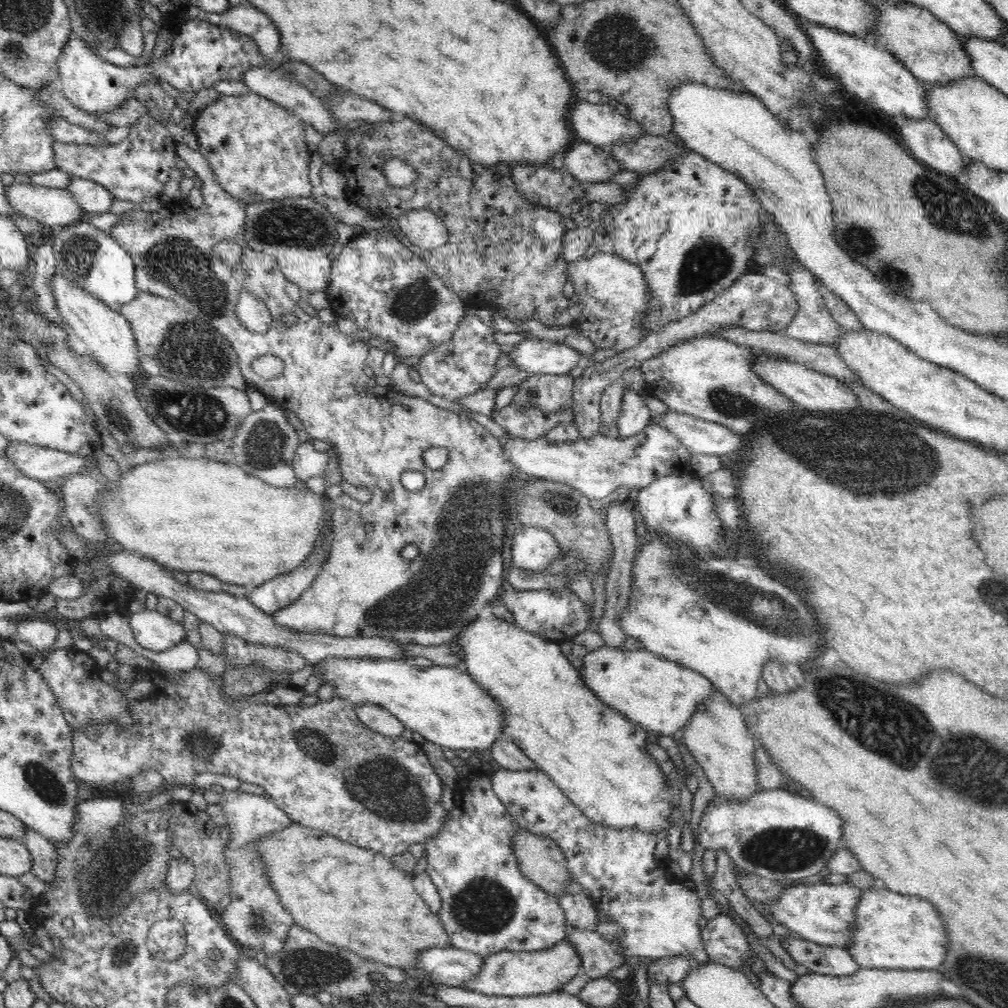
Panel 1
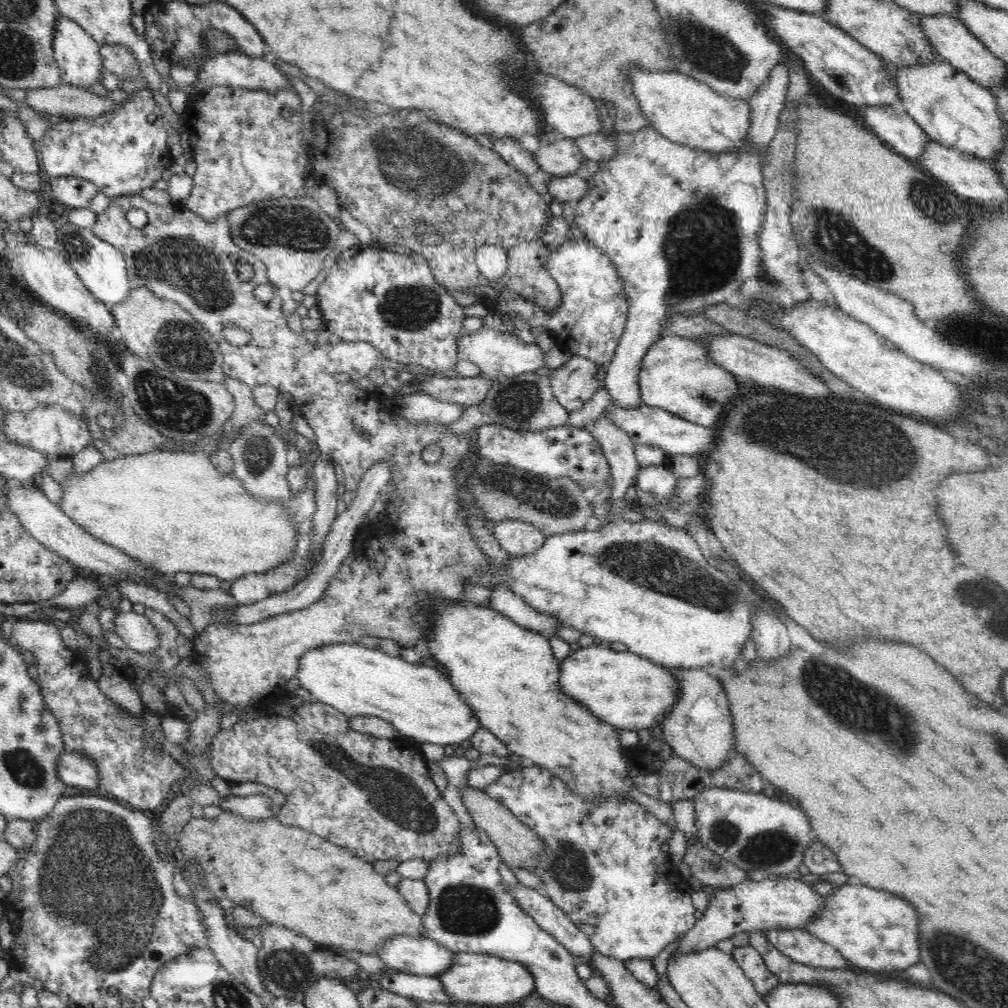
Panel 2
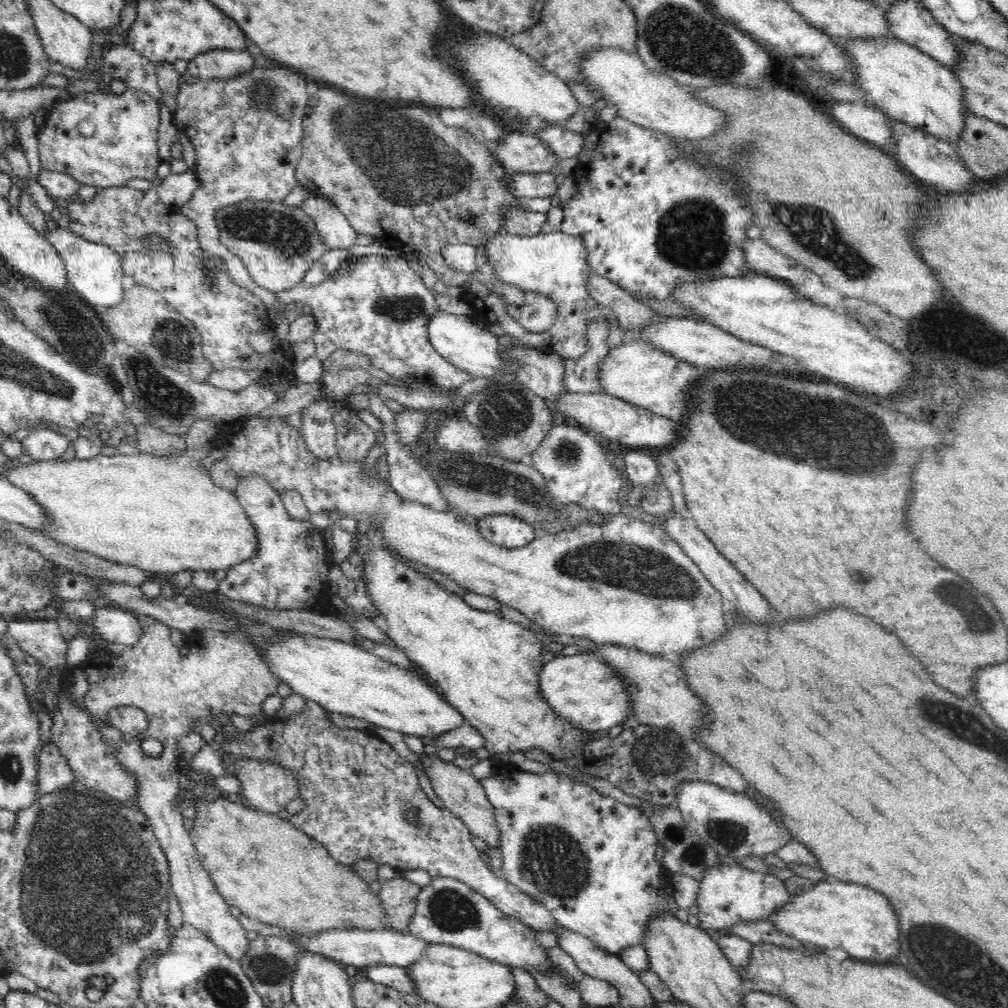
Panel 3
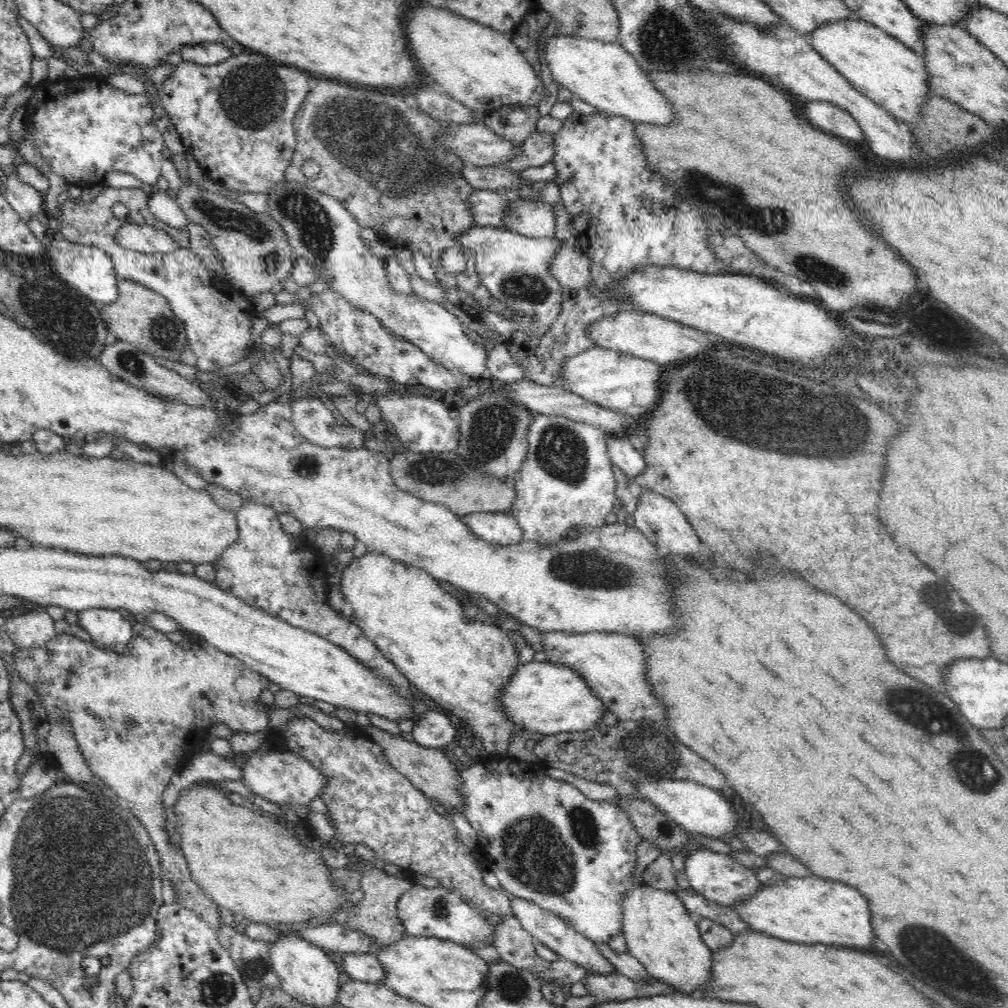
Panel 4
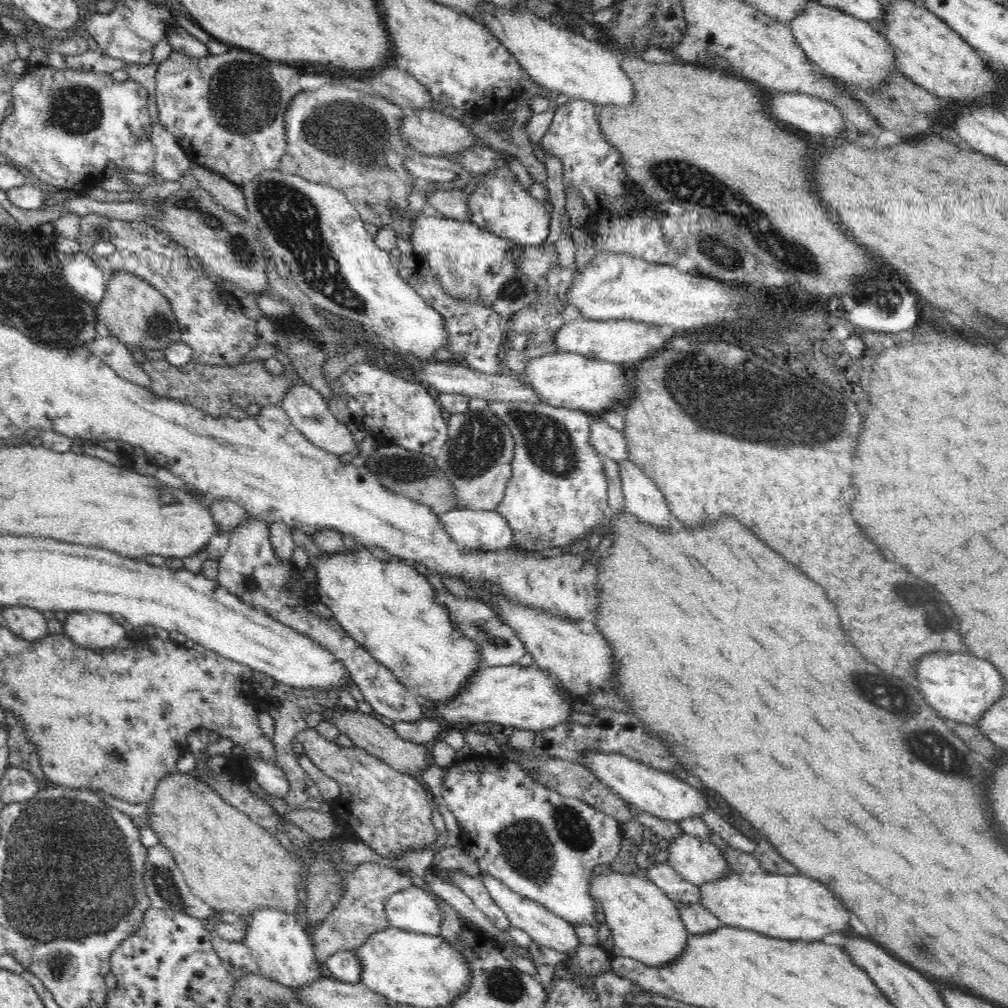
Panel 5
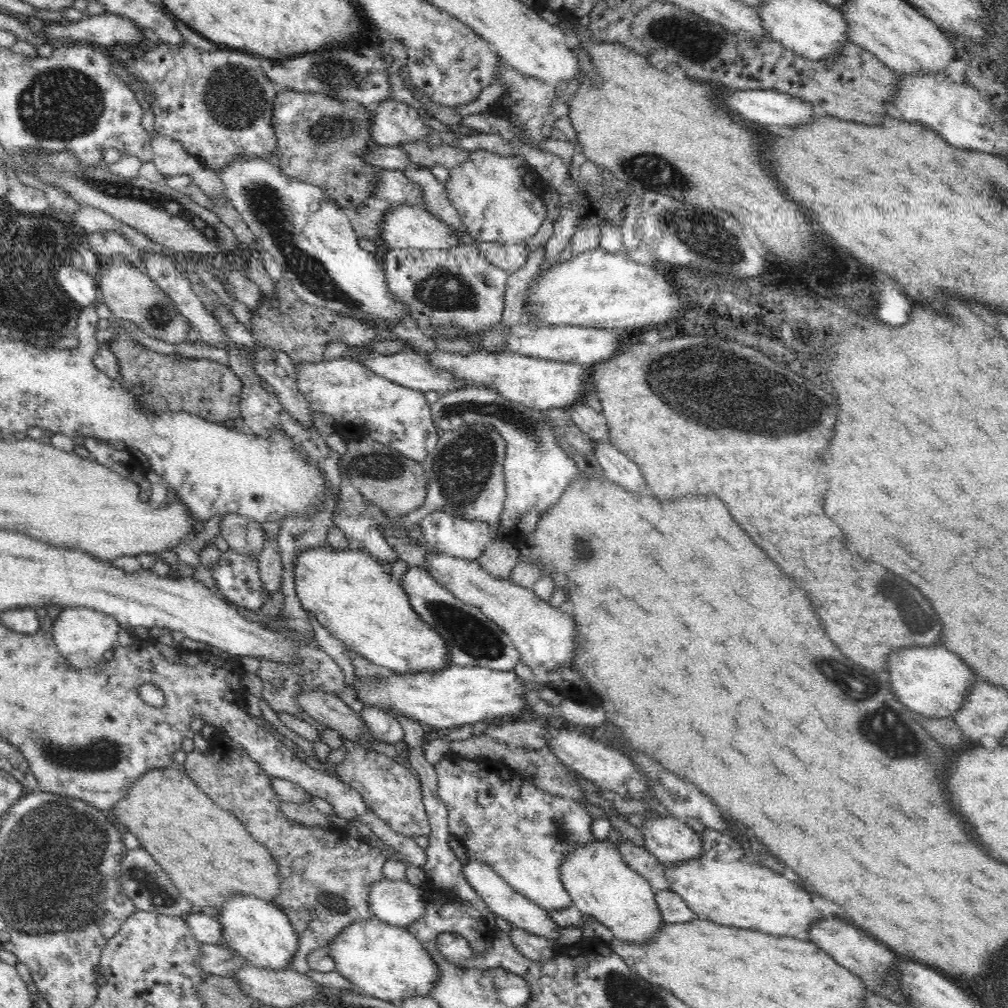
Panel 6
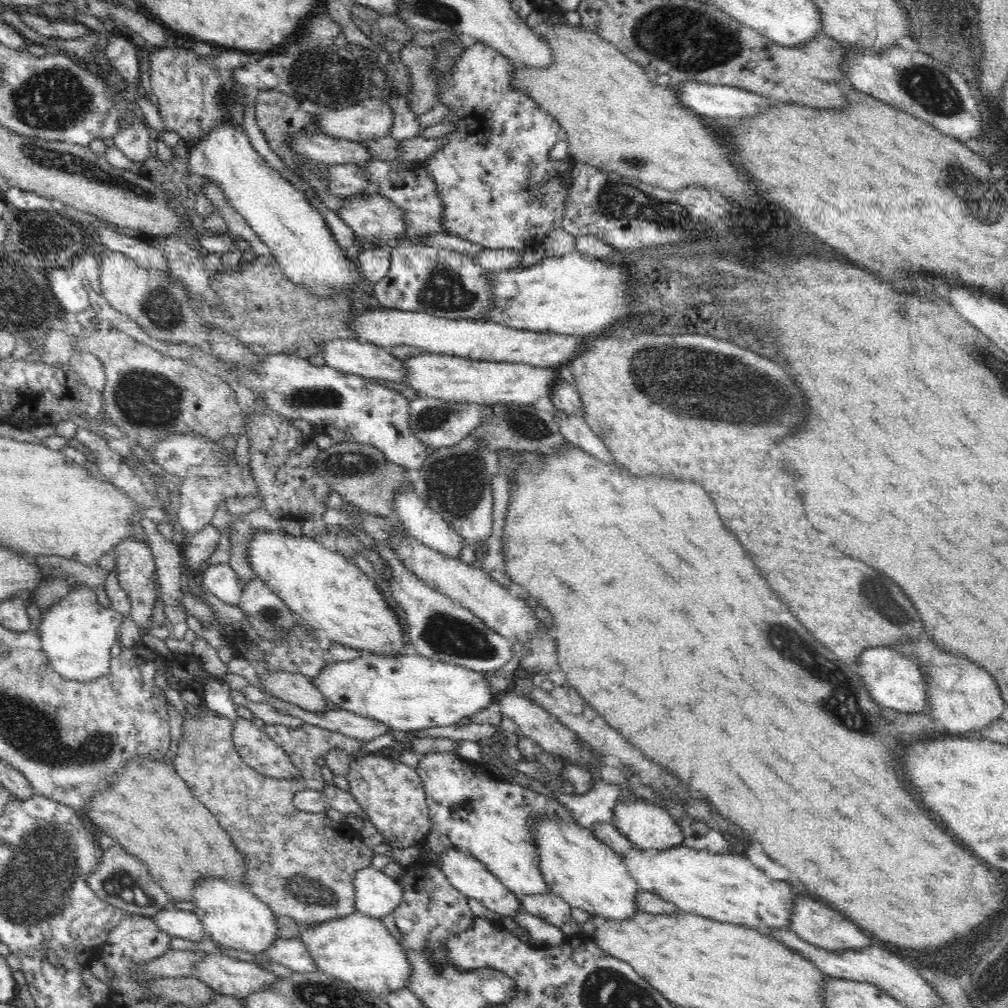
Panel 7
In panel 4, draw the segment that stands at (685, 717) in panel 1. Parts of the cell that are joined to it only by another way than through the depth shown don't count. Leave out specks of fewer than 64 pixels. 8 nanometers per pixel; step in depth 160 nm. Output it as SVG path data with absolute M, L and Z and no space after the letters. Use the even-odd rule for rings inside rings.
M533 660L518 665L501 694L503 710L509 720L526 732L543 735L588 730L598 726L607 710L576 670L548 661Z

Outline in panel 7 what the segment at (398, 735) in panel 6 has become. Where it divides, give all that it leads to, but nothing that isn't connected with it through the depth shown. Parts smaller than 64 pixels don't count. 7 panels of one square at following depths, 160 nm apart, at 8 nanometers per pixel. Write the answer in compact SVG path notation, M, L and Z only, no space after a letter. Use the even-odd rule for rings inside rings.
M252 683L245 686L242 689L242 693L252 702L267 702L270 706L278 710L278 712L289 714L290 716L294 716L294 718L300 717L306 725L316 725L327 728L328 730L338 731L346 736L354 737L365 742L374 740L374 738L382 734L396 734L389 726L373 718L364 718L342 708L335 710L326 709L323 713L320 711L310 712L304 710L298 705L264 693L262 689L258 688L257 685L252 685Z

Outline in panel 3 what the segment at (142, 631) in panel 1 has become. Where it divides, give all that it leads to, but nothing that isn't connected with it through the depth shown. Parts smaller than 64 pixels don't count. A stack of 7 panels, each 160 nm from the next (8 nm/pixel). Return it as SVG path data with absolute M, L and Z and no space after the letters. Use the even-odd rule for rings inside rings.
M107 606L96 609L92 624L95 628L93 640L102 644L117 642L130 647L142 636L142 627L137 616L119 607Z

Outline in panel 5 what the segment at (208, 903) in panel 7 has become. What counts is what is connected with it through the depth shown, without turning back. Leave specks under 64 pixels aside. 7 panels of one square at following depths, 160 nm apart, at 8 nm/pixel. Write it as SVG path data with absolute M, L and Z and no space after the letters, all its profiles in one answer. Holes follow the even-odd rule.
M260 907L252 911L244 921L247 929L241 941L247 946L251 957L258 963L259 970L264 977L291 989L297 989L318 977L329 975L324 964L316 962L308 927L299 916L280 909Z

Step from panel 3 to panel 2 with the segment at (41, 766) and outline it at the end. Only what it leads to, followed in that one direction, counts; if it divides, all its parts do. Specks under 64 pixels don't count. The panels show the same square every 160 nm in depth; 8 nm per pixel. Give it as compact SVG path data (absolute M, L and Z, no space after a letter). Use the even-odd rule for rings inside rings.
M64 752L58 762L56 775L64 785L80 787L82 789L96 789L98 785L98 773L96 765L80 752Z

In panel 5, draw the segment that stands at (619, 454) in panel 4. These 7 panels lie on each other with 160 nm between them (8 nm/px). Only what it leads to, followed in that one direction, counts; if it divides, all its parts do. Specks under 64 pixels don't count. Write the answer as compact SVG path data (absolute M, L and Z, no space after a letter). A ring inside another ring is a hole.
M600 416L591 418L590 442L600 455L606 456L617 463L629 459L626 439L623 432L616 430L601 419Z

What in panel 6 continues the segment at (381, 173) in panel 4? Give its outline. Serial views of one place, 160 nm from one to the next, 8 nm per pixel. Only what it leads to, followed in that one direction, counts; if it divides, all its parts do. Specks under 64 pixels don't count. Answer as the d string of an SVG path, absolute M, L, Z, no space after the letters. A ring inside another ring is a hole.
M279 90L271 120L277 138L279 169L290 178L319 186L348 211L376 204L373 186L384 168L372 166L363 159L370 147L380 145L370 134L372 115L365 106L349 106L323 93Z

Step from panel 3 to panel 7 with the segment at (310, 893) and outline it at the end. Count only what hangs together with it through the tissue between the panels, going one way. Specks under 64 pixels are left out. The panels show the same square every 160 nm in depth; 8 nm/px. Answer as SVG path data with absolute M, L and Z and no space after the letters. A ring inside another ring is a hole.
M142 756L130 758L124 772L114 774L110 788L102 790L88 802L86 816L97 834L111 836L128 854L139 858L146 865L152 881L176 901L191 902L196 882L204 878L222 877L225 882L246 887L244 853L240 854L234 848L230 836L222 830L216 818L198 800L194 800L190 788L176 774L169 760L156 761Z

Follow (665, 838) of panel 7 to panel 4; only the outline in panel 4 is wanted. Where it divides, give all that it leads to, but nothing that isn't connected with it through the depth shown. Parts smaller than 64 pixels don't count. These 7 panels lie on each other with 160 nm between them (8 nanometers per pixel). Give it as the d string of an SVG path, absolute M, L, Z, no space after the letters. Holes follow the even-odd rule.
M698 849L686 856L685 873L692 889L702 894L709 902L733 908L738 902L758 894L764 885L756 877L753 869L746 868L732 859L730 855L713 852L711 849Z

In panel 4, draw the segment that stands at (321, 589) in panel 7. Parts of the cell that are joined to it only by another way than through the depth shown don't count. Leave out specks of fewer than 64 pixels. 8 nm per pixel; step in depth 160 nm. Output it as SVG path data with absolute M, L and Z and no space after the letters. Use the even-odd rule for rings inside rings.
M368 551L361 558L354 557L334 580L341 586L345 610L351 621L401 670L415 693L426 694L442 708L465 720L473 735L483 742L484 750L480 757L489 760L507 756L511 734L525 731L507 718L501 700L502 689L509 683L517 666L522 664L517 656L516 642L507 633L509 626L486 625L476 619L470 621L456 597L444 590L432 574L382 554Z

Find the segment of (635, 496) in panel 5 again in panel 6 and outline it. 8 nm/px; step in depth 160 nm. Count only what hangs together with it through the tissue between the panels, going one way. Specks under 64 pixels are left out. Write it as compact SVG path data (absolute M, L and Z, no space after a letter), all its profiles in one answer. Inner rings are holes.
M602 440L595 441L595 455L600 466L605 470L605 476L614 481L618 486L632 493L649 492L648 483L642 478L641 470L635 462L632 462L621 450L618 450L612 443Z

